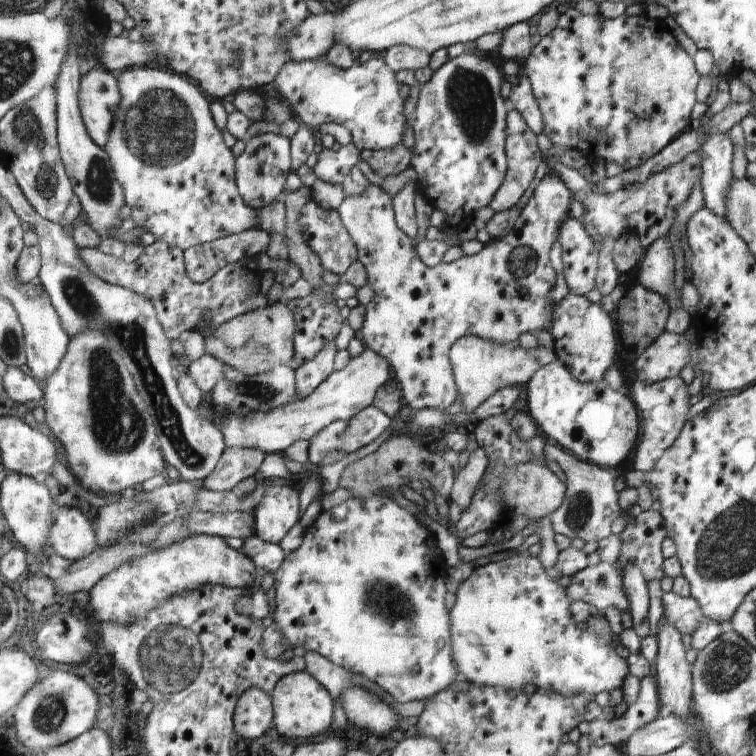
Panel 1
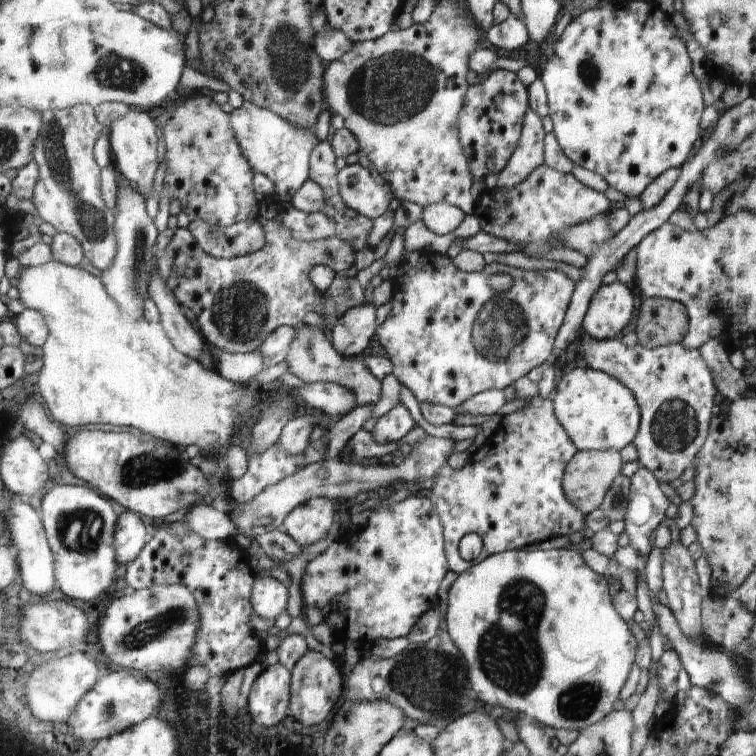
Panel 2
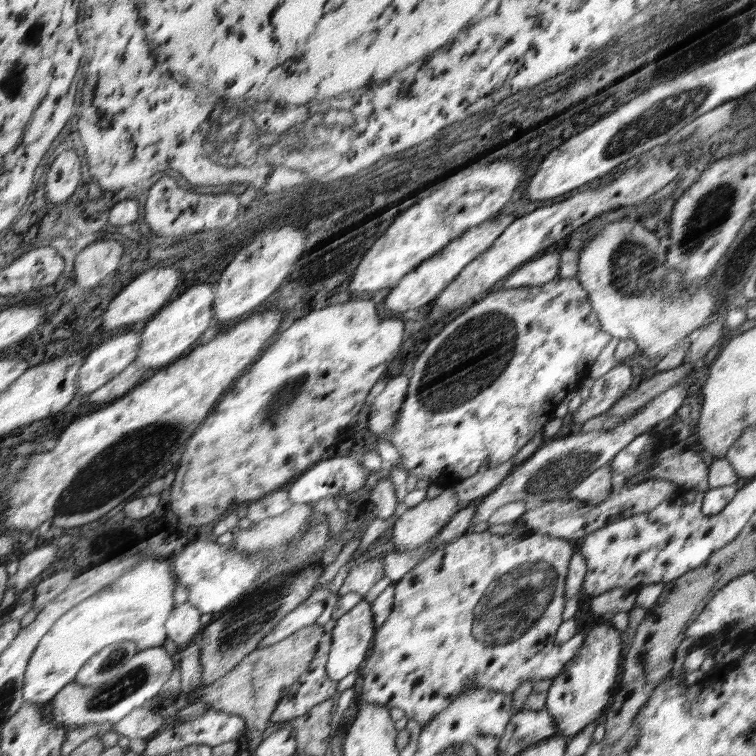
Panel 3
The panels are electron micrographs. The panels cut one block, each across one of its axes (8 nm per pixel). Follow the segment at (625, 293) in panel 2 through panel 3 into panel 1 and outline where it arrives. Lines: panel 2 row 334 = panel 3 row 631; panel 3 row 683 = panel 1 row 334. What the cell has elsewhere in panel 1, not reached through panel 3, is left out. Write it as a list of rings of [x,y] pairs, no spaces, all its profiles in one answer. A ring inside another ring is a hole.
[[[568,293],[552,310],[553,351],[557,359],[570,369],[578,380],[598,382],[604,378],[604,372],[614,362],[616,356],[616,336],[610,316],[600,307],[599,303],[592,303],[585,295]]]

